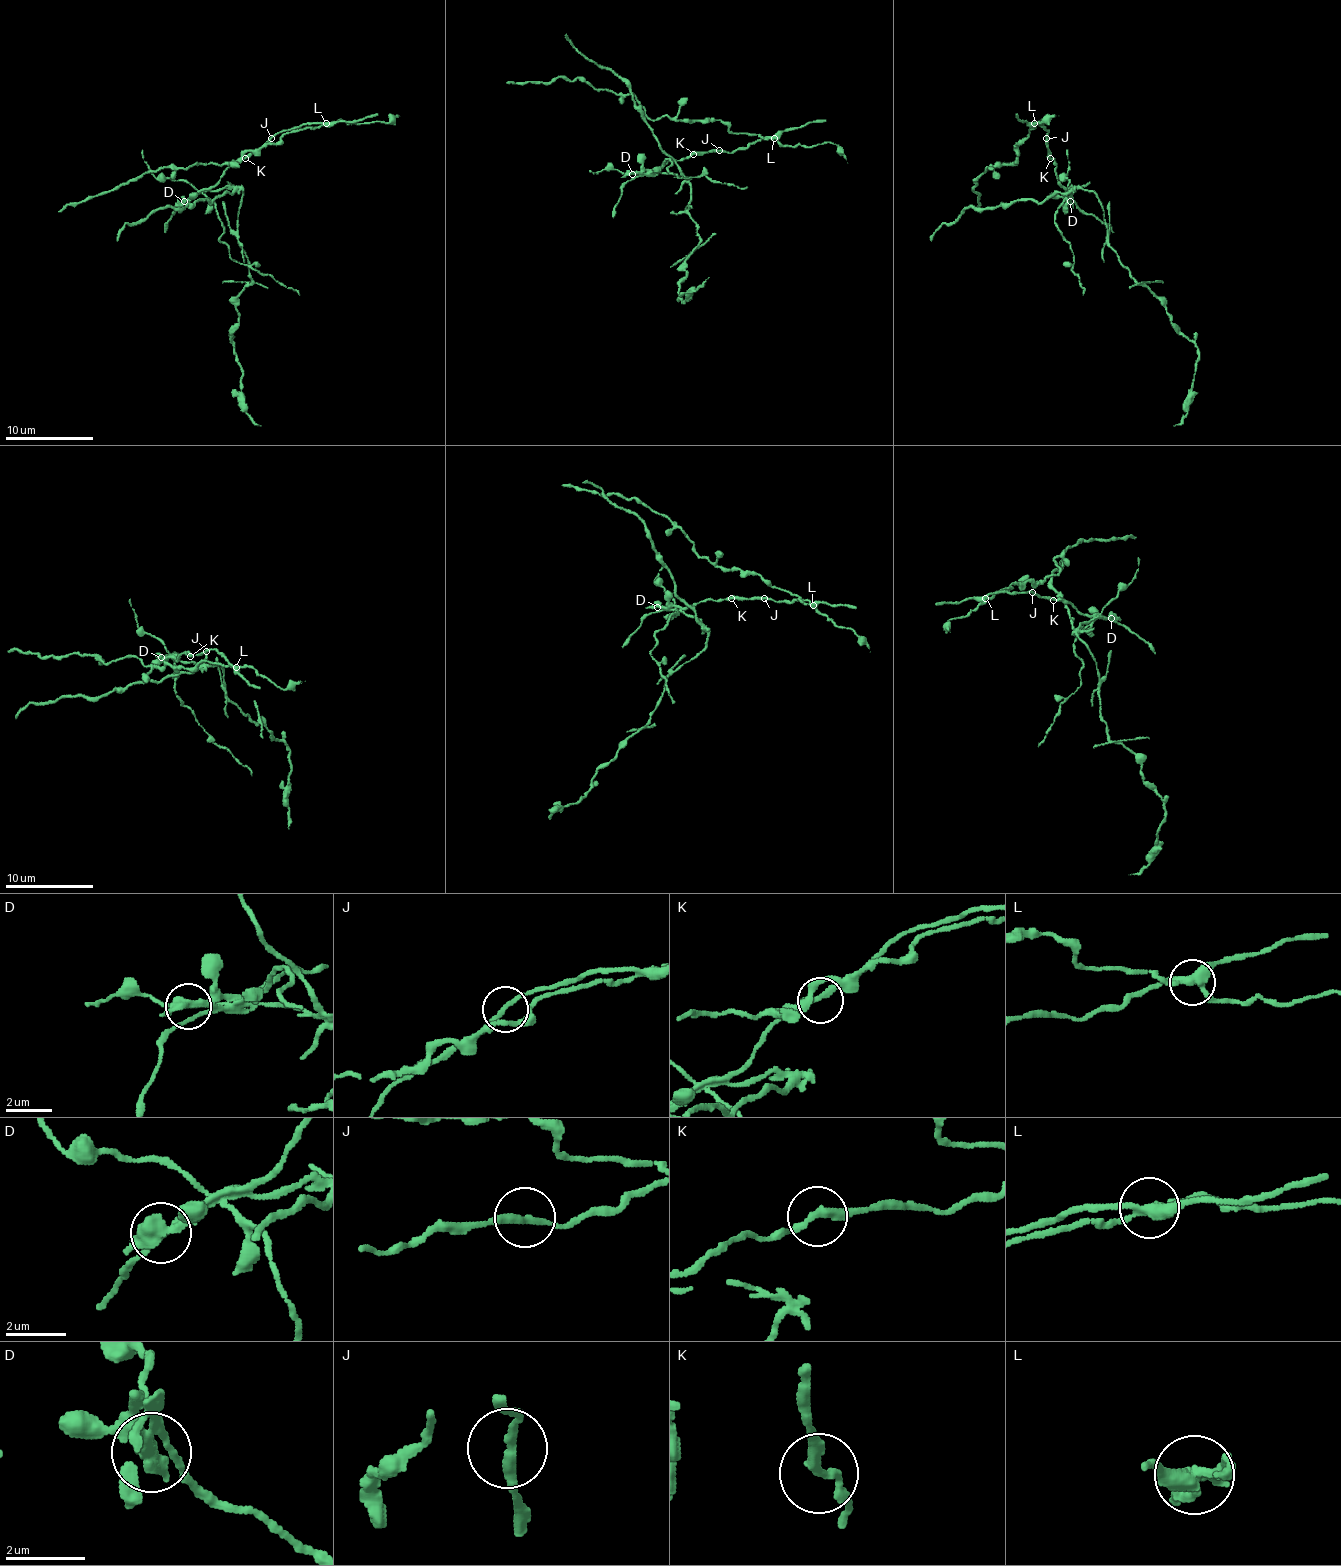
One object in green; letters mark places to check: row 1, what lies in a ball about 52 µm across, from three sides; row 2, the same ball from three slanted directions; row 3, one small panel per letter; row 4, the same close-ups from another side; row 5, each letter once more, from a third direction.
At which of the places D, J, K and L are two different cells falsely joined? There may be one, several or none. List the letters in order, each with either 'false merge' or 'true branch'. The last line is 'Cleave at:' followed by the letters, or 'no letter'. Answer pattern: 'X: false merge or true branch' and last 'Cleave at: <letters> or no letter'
D: false merge
J: true branch
K: true branch
L: false merge
Cleave at: D, L

